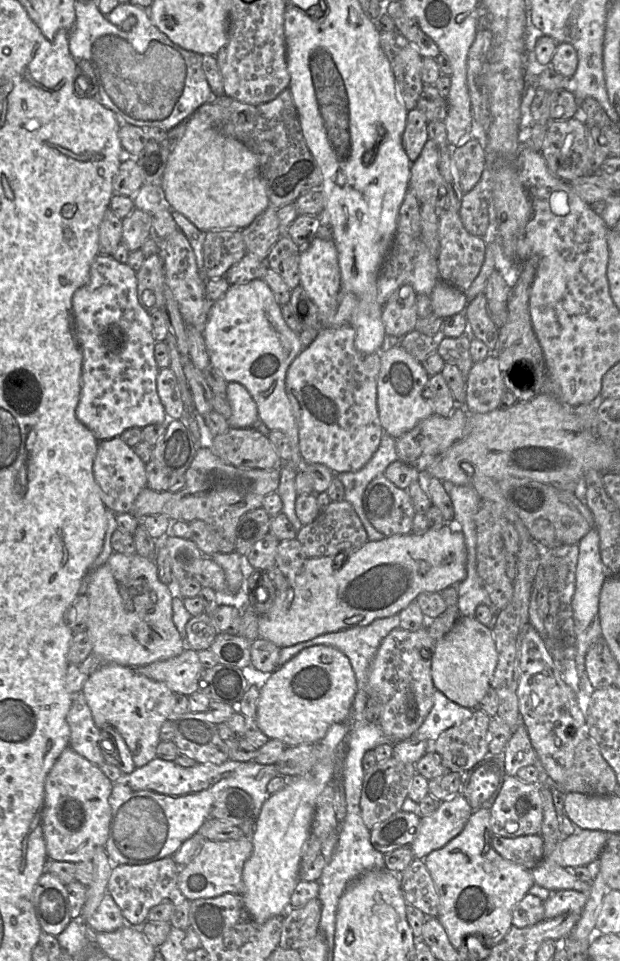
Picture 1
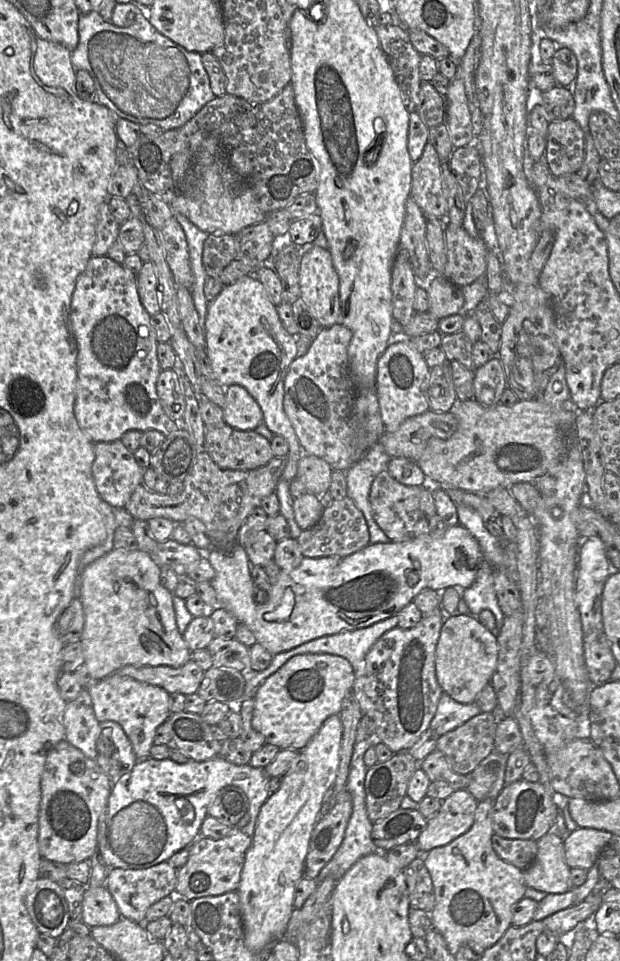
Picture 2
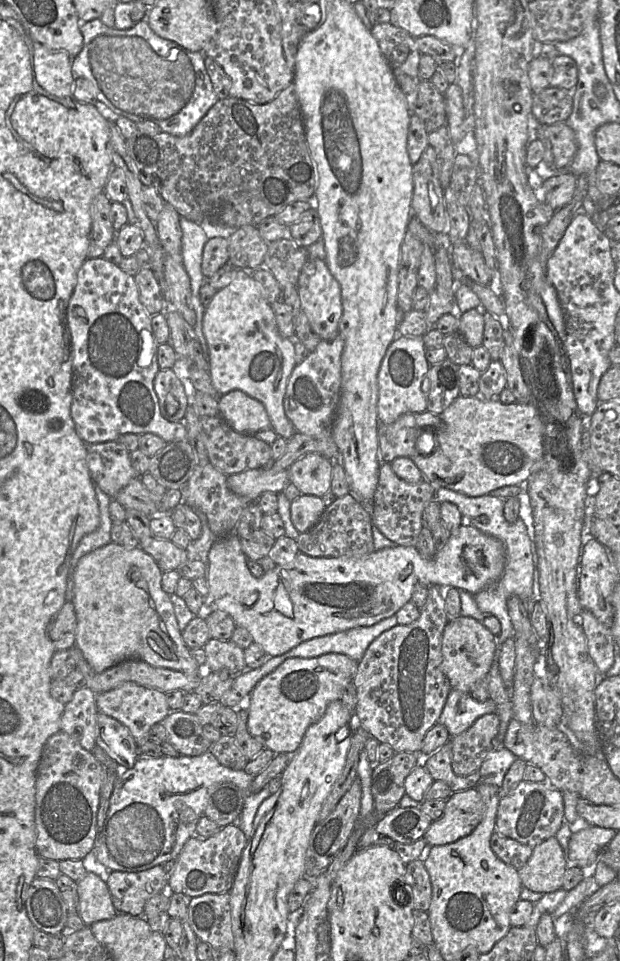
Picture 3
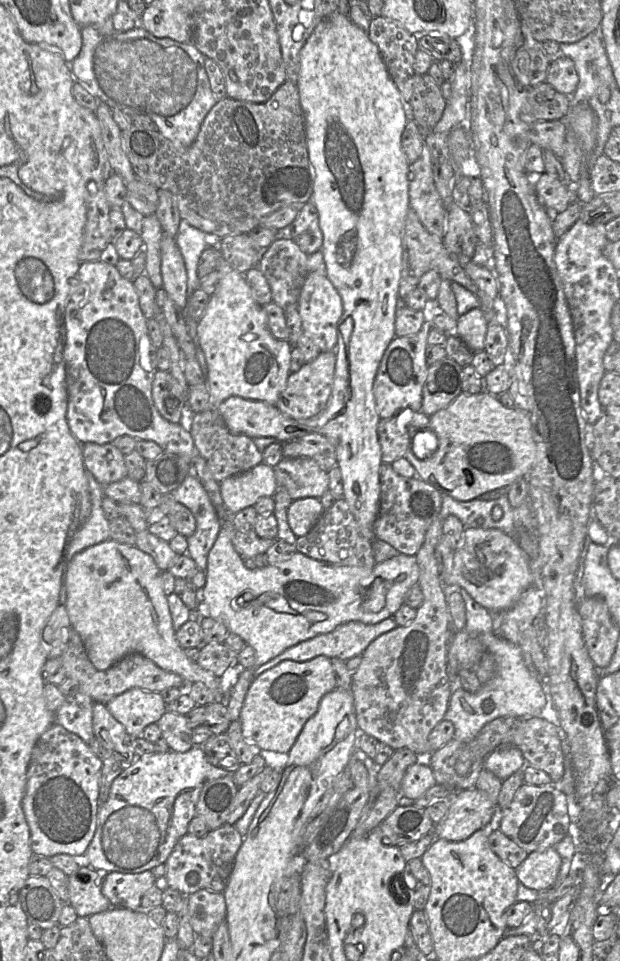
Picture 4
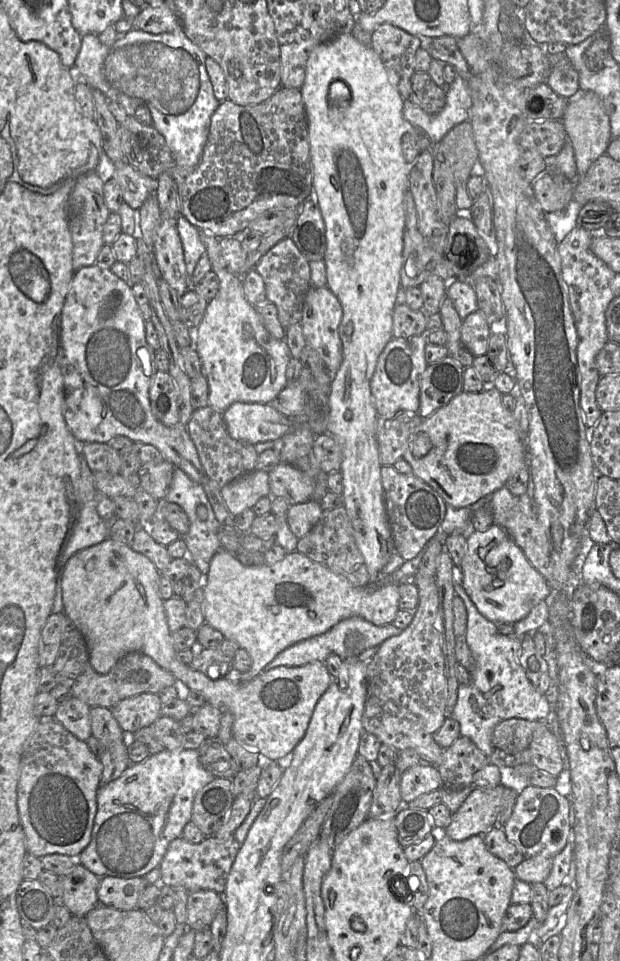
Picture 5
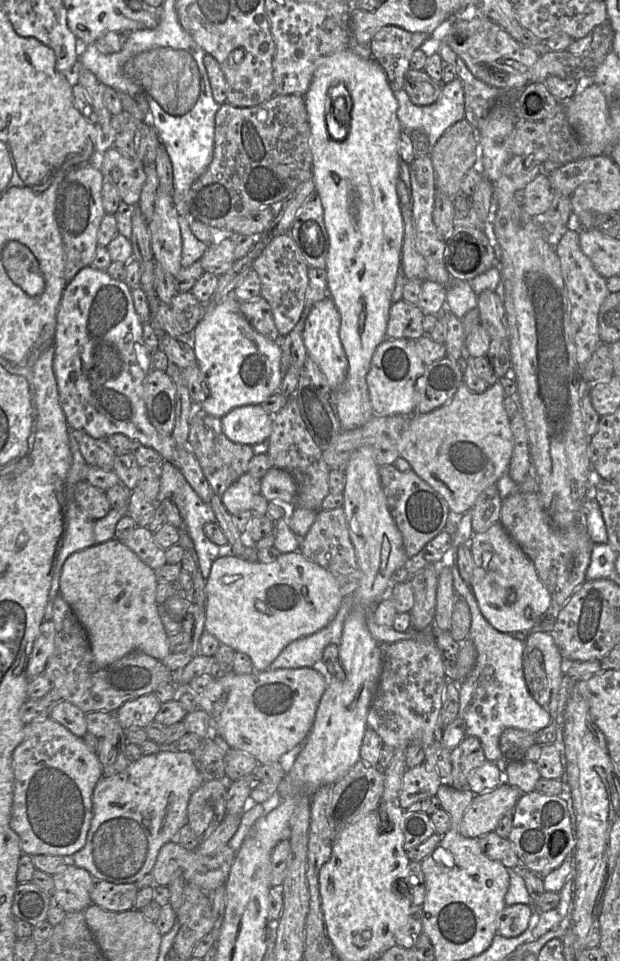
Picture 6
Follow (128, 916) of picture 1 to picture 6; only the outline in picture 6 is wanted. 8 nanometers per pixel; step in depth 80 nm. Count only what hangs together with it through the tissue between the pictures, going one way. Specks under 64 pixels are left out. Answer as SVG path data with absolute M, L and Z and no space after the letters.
M96 881L90 892L91 904L112 912L132 910L138 890L134 883Z

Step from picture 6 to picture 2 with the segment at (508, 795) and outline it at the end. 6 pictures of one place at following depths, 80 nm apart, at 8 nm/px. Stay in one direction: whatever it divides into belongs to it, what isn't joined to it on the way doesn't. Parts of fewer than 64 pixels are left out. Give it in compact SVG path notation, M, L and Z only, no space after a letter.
M467 789L455 790L442 801L438 813L427 821L416 844L421 853L447 845L466 833L474 823L478 801Z

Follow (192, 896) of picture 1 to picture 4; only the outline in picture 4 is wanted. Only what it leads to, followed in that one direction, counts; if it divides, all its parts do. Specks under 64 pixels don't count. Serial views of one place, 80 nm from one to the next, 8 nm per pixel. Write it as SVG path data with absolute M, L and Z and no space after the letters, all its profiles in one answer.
M225 823L221 827L210 831L202 838L186 833L179 839L165 862L167 885L185 896L202 889L223 893L243 840L244 837L238 832L235 825L229 823Z

